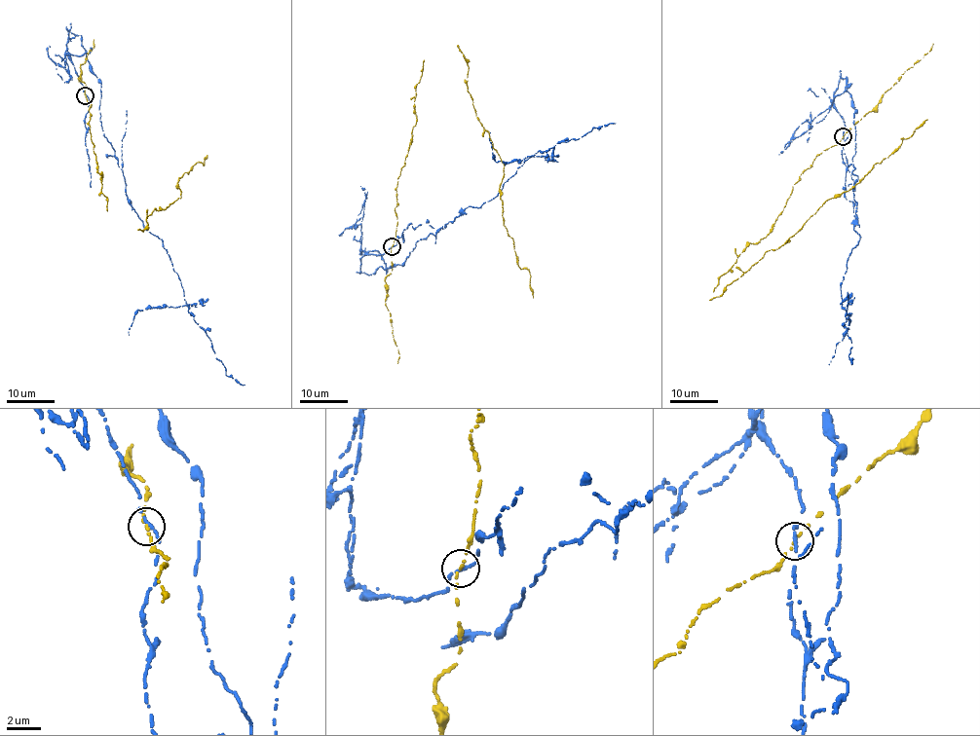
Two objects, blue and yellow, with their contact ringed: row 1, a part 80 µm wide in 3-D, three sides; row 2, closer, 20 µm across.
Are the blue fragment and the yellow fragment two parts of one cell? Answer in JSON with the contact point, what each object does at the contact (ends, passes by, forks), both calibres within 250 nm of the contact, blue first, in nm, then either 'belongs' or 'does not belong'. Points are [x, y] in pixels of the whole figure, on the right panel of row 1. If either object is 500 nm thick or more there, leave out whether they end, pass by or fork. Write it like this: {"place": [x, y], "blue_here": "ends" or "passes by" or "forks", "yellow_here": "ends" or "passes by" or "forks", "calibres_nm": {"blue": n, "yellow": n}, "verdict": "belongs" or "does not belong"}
{"place": [843, 136], "blue_here": "ends", "yellow_here": "passes by", "calibres_nm": {"blue": 240, "yellow": 130}, "verdict": "does not belong"}

